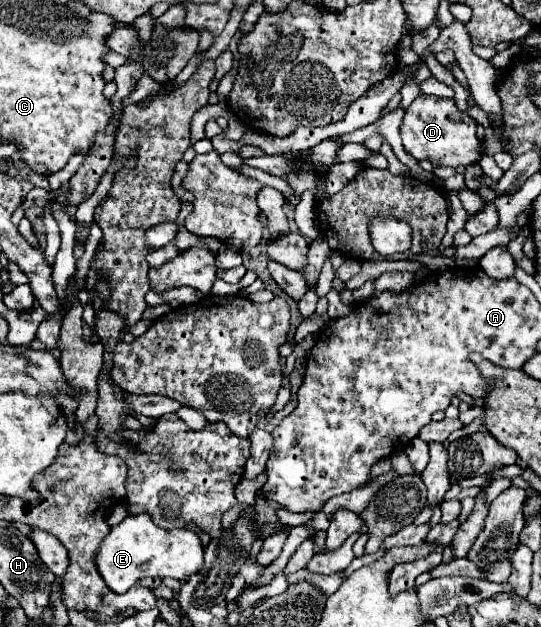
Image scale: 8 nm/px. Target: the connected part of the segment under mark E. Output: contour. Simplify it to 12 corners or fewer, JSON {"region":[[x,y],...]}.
{"region":[[129,514],[101,542],[97,570],[117,594],[149,576],[185,580],[203,544]]}

